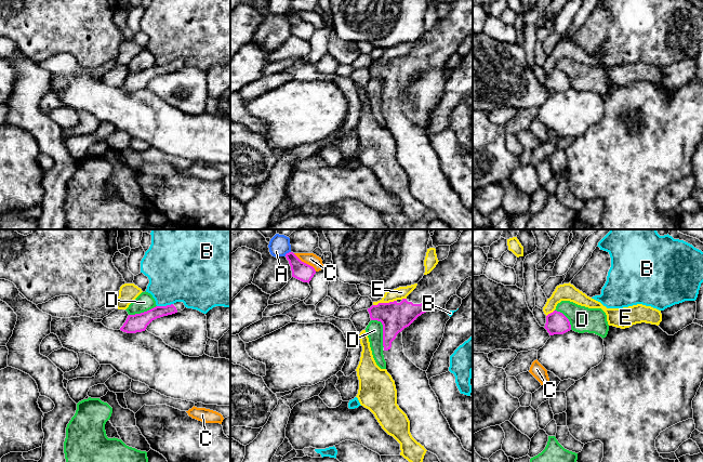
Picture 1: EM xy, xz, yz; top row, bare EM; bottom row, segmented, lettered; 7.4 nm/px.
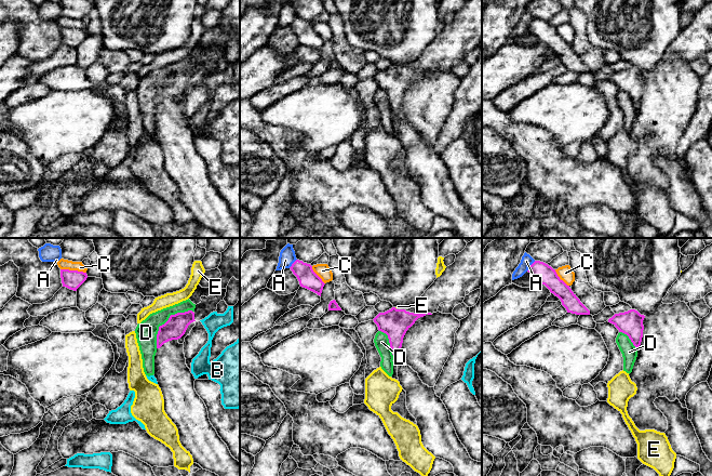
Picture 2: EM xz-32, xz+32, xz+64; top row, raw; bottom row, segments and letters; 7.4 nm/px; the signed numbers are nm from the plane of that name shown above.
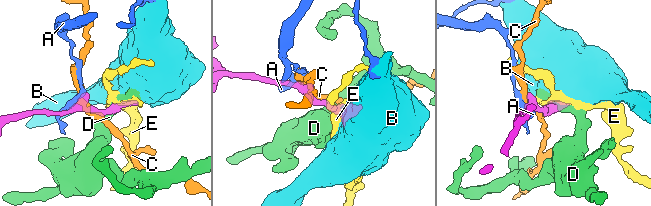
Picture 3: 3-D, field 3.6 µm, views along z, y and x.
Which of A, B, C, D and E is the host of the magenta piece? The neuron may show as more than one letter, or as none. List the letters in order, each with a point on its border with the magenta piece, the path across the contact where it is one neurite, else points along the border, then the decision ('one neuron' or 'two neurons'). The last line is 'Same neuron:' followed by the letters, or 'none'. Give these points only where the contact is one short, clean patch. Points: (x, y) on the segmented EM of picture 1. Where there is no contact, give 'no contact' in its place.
A: meets magenta in xz at (287, 253); border along xz (290, 251), (284, 255); two neurons
B: meets magenta in xy at (164, 306); two neurons
C: meets magenta in xz at (305, 263); two neurons
D: meets magenta in xz at (383, 330); two neurons
E: meets magenta in xz at (384, 303); border along xz (396, 300), (380, 302), (373, 305); two neurons
Same neuron: none

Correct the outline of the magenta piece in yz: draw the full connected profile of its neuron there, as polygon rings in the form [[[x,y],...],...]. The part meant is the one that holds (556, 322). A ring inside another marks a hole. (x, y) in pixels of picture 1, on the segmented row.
[[[554,311],[546,316],[546,324],[544,327],[549,335],[563,334],[571,330],[569,319],[560,312]]]

